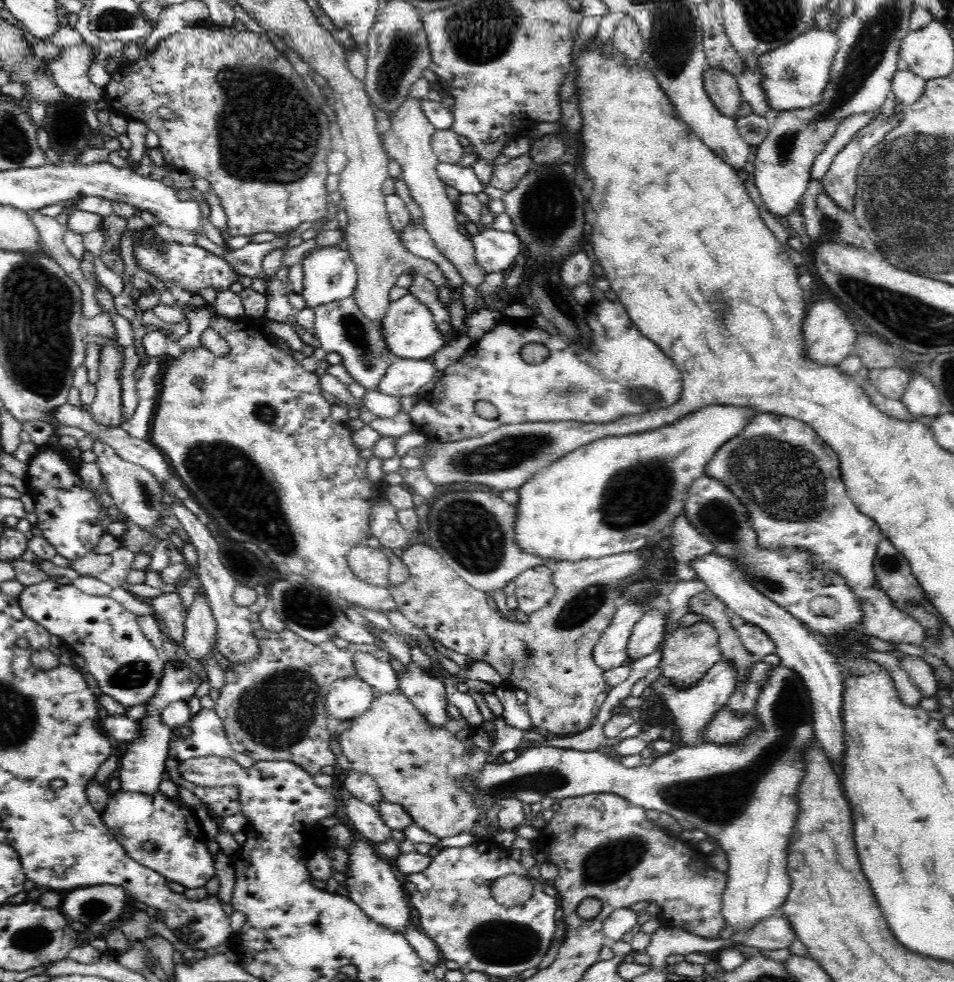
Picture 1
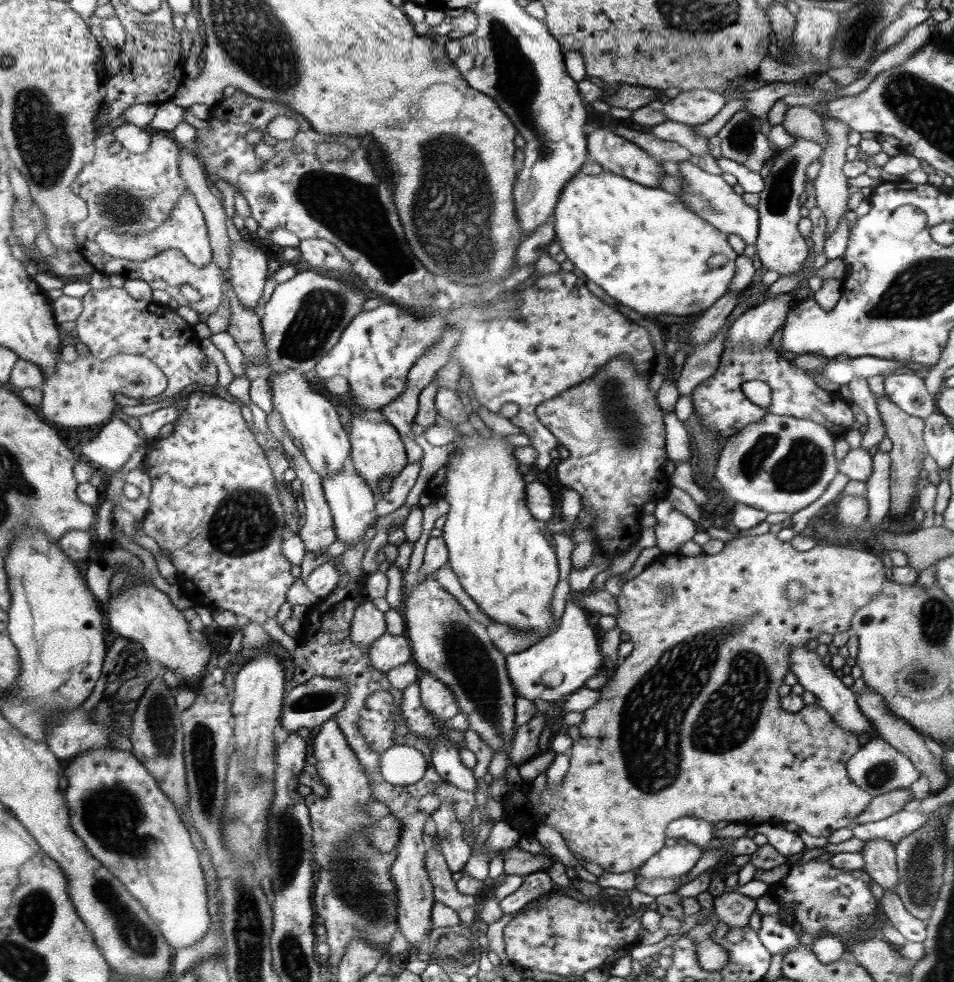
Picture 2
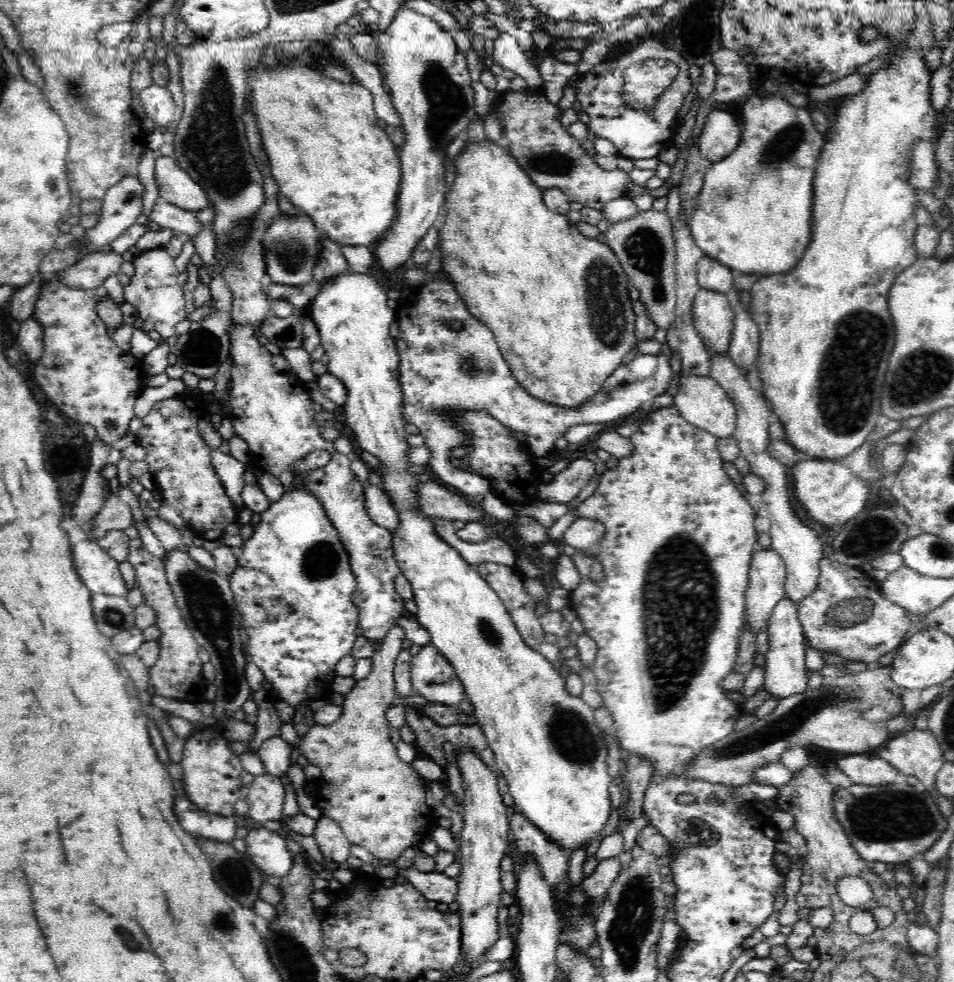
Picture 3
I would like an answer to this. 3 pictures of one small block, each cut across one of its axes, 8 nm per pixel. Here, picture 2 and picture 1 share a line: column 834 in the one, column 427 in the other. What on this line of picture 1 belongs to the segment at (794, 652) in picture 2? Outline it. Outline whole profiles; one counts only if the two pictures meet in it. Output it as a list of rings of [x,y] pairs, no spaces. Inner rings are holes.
[[[414,663],[406,664],[406,672],[399,677],[398,685],[418,712],[434,728],[448,724],[448,697],[443,679],[436,678]]]

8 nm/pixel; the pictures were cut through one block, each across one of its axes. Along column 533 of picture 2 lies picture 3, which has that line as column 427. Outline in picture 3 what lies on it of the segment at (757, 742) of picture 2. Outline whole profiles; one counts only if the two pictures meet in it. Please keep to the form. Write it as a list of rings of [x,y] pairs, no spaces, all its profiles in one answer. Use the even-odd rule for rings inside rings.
[[[394,625],[384,636],[379,651],[371,658],[372,669],[368,677],[358,680],[351,691],[344,694],[340,720],[328,726],[314,722],[306,736],[298,736],[297,747],[298,752],[305,756],[306,762],[321,768],[314,796],[321,814],[340,825],[351,845],[364,846],[376,858],[386,858],[392,862],[402,856],[406,848],[419,847],[434,820],[432,809],[426,803],[425,779],[411,763],[398,757],[396,744],[390,741],[390,728],[386,720],[386,711],[396,698],[393,668],[406,638],[404,630],[399,625]]]

